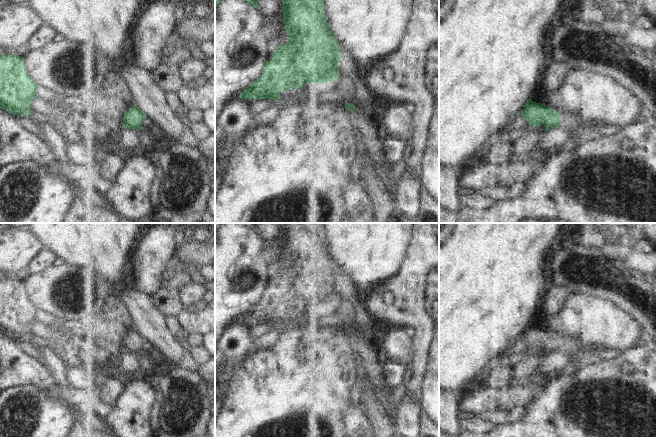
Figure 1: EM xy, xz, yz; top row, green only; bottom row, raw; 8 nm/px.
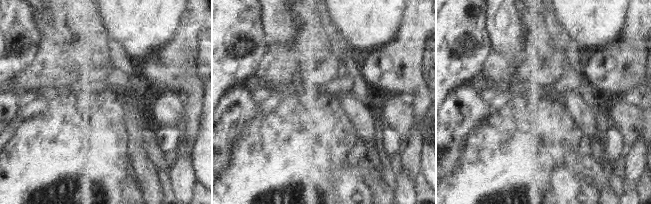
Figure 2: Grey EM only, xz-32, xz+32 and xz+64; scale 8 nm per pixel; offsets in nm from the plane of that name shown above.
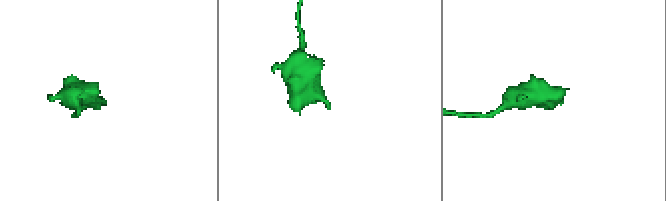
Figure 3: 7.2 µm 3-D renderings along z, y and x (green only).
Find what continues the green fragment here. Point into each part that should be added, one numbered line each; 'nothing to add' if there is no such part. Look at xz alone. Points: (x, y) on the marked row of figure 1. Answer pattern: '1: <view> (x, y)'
nothing to add

